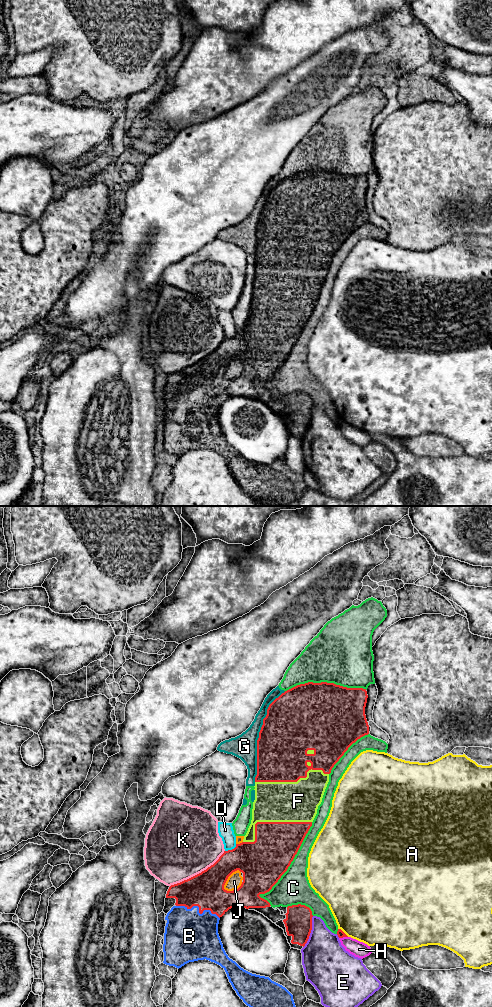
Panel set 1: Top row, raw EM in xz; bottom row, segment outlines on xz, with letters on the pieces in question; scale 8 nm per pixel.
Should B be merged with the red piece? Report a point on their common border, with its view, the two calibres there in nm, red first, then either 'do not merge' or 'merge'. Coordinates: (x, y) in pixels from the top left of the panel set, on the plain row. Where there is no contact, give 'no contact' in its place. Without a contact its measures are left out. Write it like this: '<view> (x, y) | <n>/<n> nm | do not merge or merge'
xz (199, 397) | 280/400 nm | merge

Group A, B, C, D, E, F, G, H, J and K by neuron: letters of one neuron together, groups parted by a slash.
A / B F / C G J / D / E / H / K

